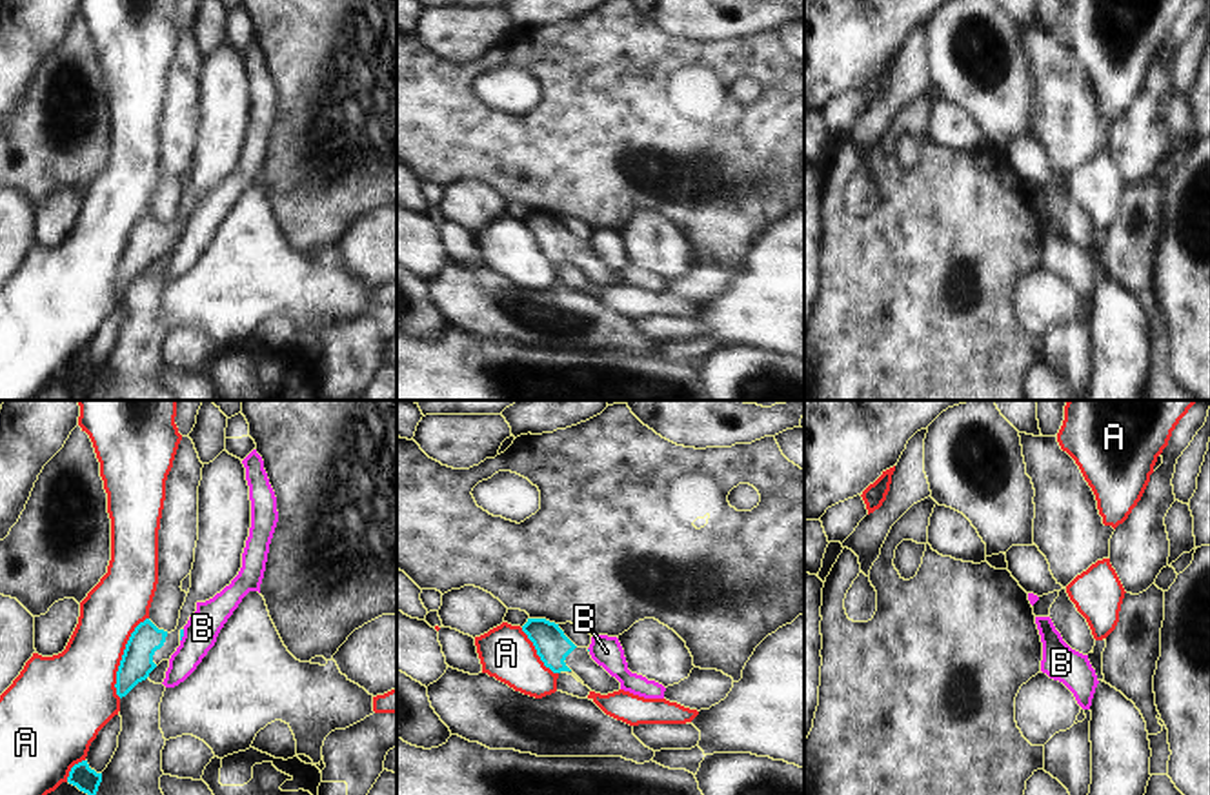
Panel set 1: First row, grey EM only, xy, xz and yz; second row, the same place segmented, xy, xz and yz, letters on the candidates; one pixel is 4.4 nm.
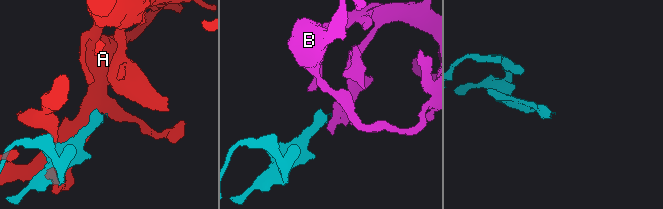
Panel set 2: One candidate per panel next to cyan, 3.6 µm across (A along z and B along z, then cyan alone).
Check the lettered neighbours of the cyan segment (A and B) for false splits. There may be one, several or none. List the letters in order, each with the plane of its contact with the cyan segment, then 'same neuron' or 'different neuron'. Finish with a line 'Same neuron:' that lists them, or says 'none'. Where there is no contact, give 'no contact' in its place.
A: contact in xy; different neuron
B: contact in xy; different neuron
Same neuron: none

